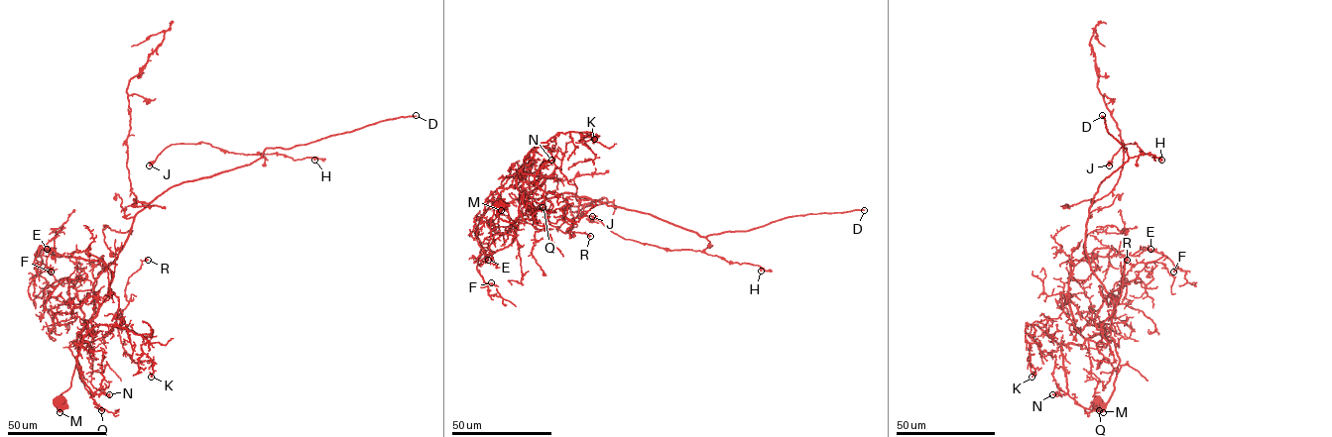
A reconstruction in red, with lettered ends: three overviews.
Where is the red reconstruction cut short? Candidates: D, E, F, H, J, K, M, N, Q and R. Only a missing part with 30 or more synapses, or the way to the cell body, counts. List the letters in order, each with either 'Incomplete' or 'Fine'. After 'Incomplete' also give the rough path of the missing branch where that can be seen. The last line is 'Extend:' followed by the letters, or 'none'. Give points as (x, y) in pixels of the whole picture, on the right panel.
D: Incomplete. Course of what is missing: (1102, 115), (1121, 133), (1108, 157), (1089, 164), (1069, 222), (1104, 160), (1095, 96), (1099, 75), (1087, 44)
E: Fine
F: Fine
H: Fine
J: Fine
K: Fine
M: Fine
N: Incomplete
Q: Fine
R: Fine
Extend: D, N

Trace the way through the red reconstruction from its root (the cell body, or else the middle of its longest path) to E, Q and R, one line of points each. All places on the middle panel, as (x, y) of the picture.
E: (500, 204), (497, 215), (517, 228), (511, 224), (523, 183), (553, 176), (487, 209), (475, 234), (488, 260)
Q: (500, 204), (497, 215), (517, 228), (511, 224), (522, 200), (522, 168), (544, 192), (543, 207)
R: (500, 204), (497, 215), (517, 228), (511, 224), (524, 197), (540, 209), (561, 208), (567, 230), (590, 236)

